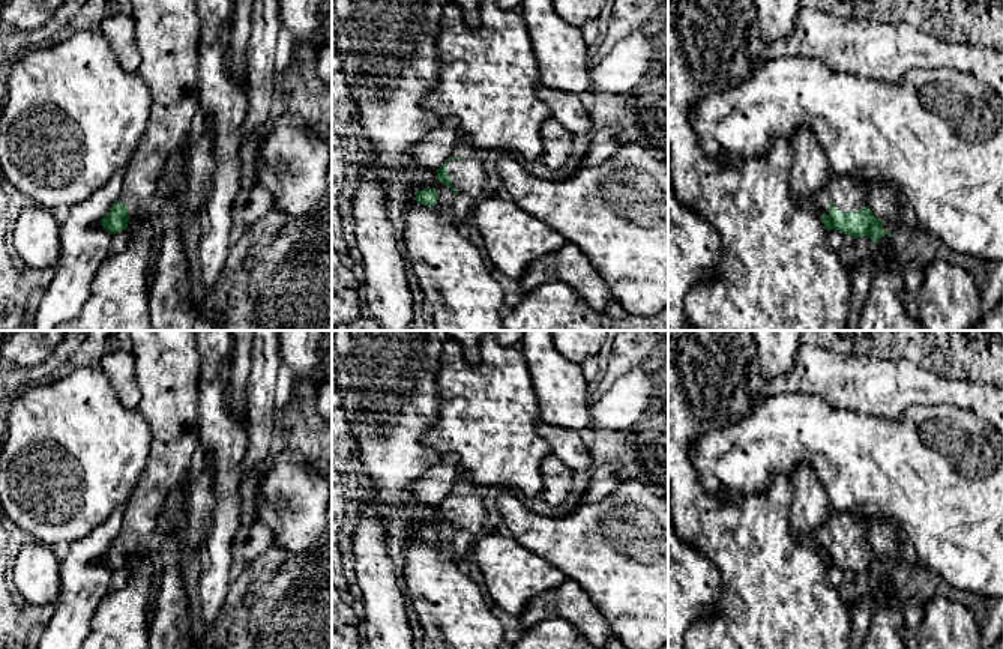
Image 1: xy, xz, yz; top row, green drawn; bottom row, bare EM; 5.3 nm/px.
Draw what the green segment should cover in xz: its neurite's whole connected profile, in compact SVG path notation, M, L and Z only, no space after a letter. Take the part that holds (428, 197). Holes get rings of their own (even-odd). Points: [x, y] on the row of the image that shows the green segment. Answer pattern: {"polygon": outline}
{"polygon": "M425 188L416 192L416 201L423 206L435 206L438 200L438 192L435 188Z"}

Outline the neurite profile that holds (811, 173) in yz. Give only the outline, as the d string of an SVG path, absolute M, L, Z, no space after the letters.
M809 128L797 129L788 144L794 150L793 197L796 201L805 200L811 203L811 198L826 191L830 183L832 170L829 161Z

